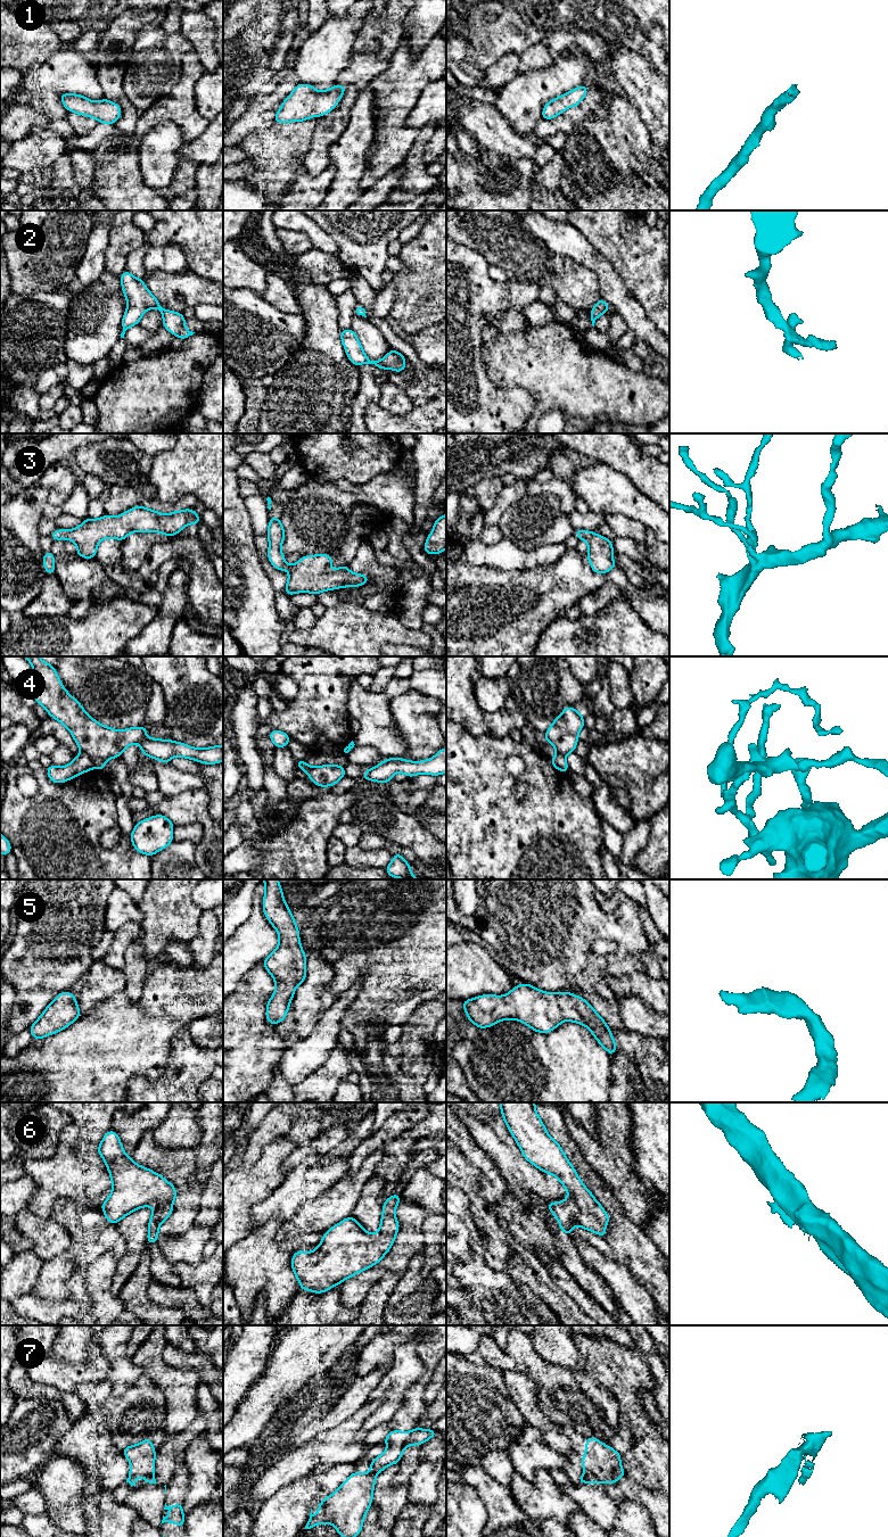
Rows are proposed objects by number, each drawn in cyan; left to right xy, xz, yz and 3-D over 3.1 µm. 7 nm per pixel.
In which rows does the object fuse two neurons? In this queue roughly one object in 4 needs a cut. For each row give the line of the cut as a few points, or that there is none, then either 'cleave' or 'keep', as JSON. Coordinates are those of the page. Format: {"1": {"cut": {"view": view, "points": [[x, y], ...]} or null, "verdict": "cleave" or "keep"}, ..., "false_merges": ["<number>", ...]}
{"1": {"cut": null, "verdict": "keep"}, "2": {"cut": null, "verdict": "keep"}, "3": {"cut": null, "verdict": "keep"}, "4": {"cut": {"view": "xy", "points": [[81, 751], [91, 759], [95, 767]]}, "verdict": "cleave"}, "5": {"cut": null, "verdict": "keep"}, "6": {"cut": {"view": "yz", "points": [[569, 1195], [583, 1211], [589, 1212], [603, 1228]]}, "verdict": "cleave"}, "7": {"cut": {"view": "yz", "points": [[586, 1471], [601, 1482]]}, "verdict": "cleave"}, "false_merges": ["4", "6", "7"]}

